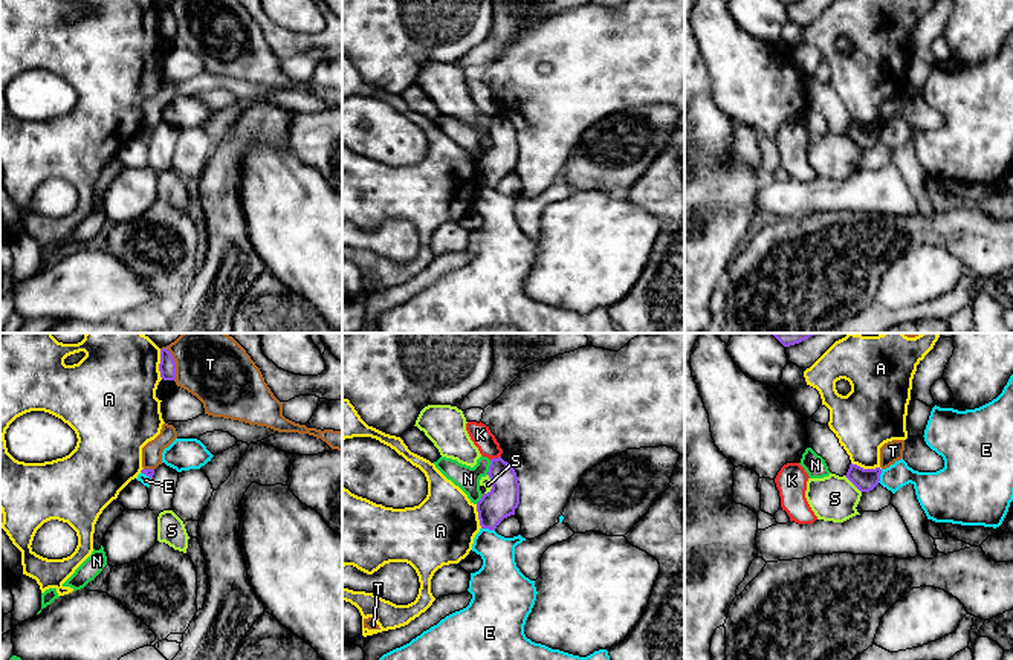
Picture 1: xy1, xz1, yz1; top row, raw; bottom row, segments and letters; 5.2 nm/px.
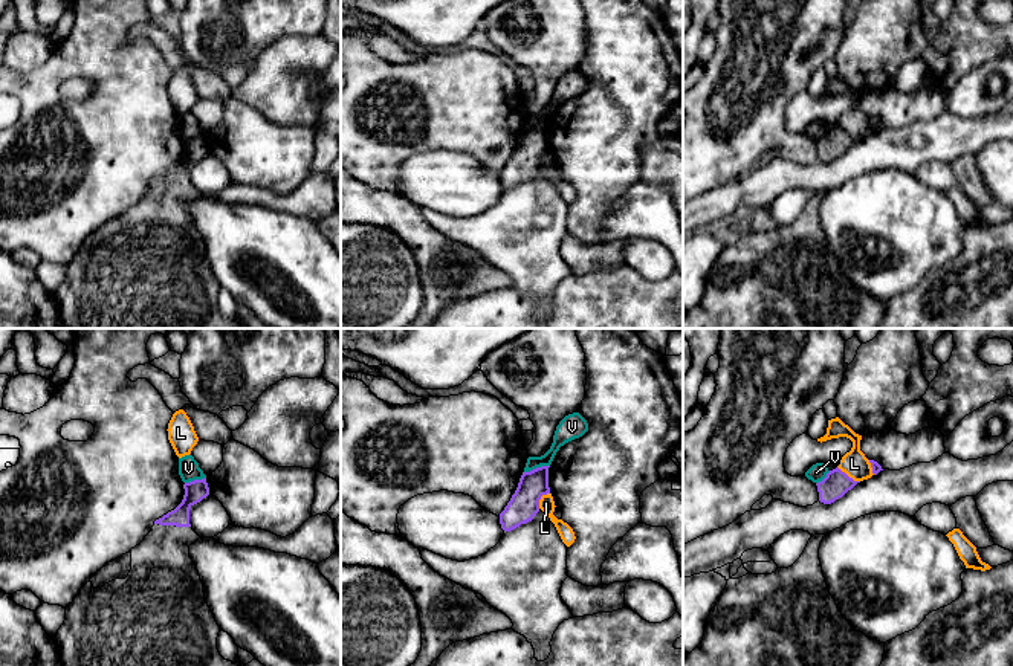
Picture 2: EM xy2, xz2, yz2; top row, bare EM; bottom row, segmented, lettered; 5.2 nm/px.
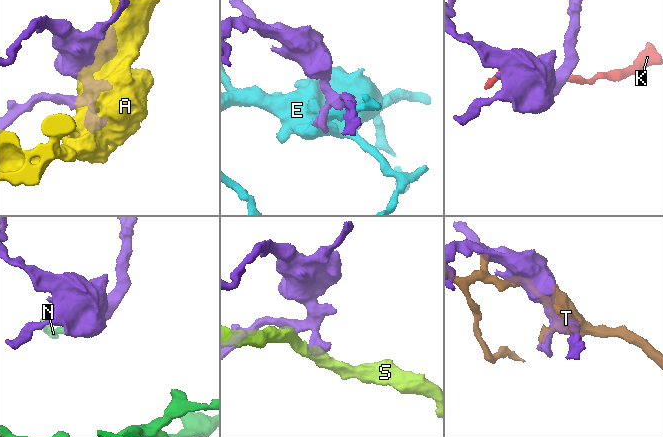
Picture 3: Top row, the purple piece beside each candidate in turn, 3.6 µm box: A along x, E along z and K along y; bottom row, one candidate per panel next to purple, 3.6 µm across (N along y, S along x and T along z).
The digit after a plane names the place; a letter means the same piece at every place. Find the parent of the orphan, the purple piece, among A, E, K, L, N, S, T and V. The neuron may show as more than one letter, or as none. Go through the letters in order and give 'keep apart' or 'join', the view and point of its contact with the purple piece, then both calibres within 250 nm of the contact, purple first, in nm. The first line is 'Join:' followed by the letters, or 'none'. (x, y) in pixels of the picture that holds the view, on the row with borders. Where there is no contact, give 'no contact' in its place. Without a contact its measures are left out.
Join: none
A: keep apart; contact yz1 (867, 469); calibres 120 and 320 nm
E: keep apart; contact xz1 (488, 527); calibres 160 and 200 nm
K: keep apart; contact xz1 (495, 459); calibres 160 and 110 nm
L: keep apart; contact yz2 (847, 475); calibres 140 and 140 nm
N: keep apart; contact xz1 (489, 468); calibres 160 and 130 nm
S: keep apart; contact xz1 (492, 485); calibres 160 and 50 nm
T: keep apart; contact xy1 (174, 362); calibres 90 and 360 nm
V: keep apart; contact xz2 (537, 468); calibres 160 and 110 nm

